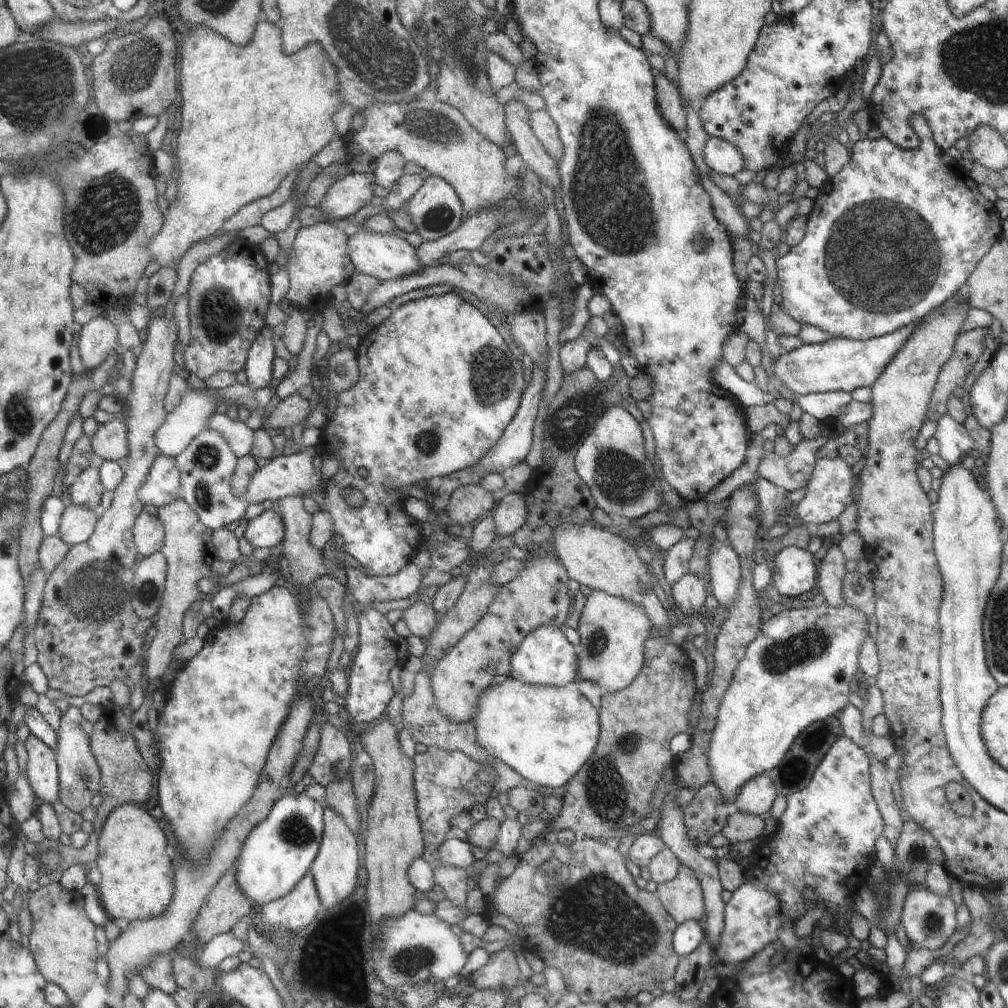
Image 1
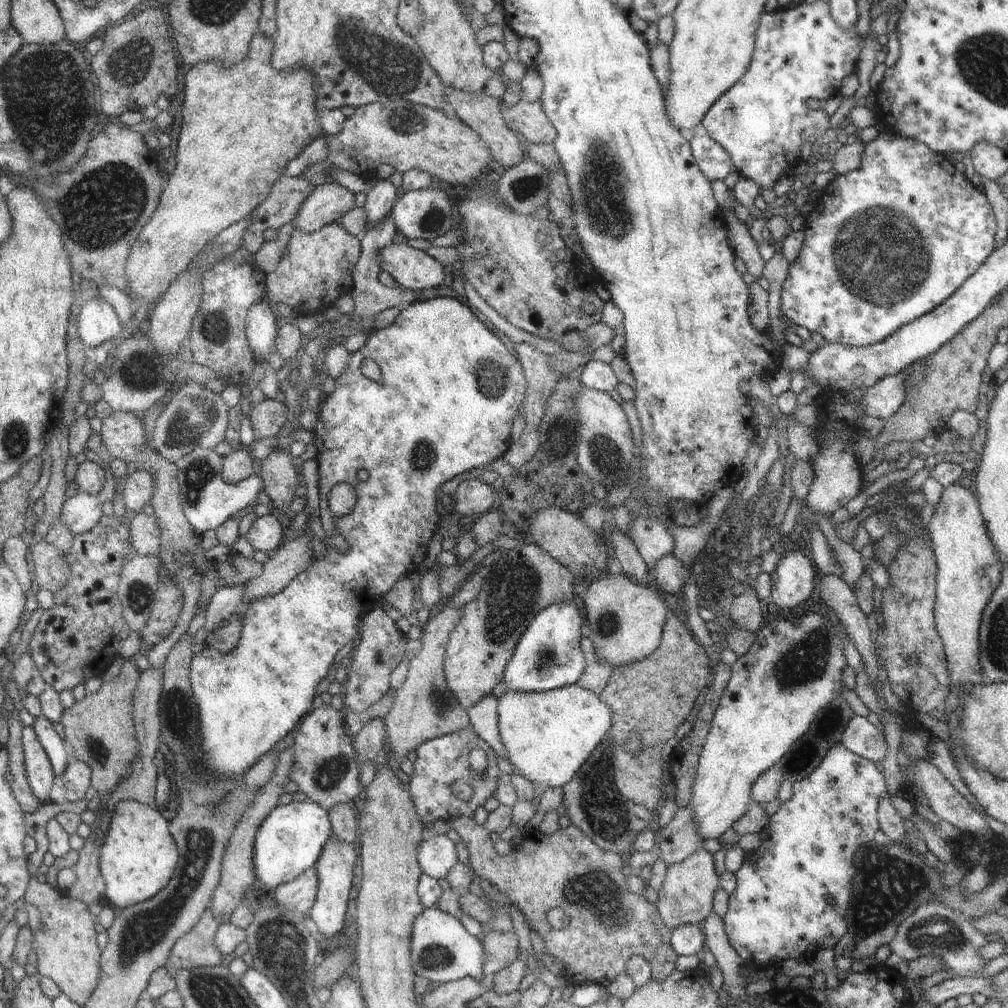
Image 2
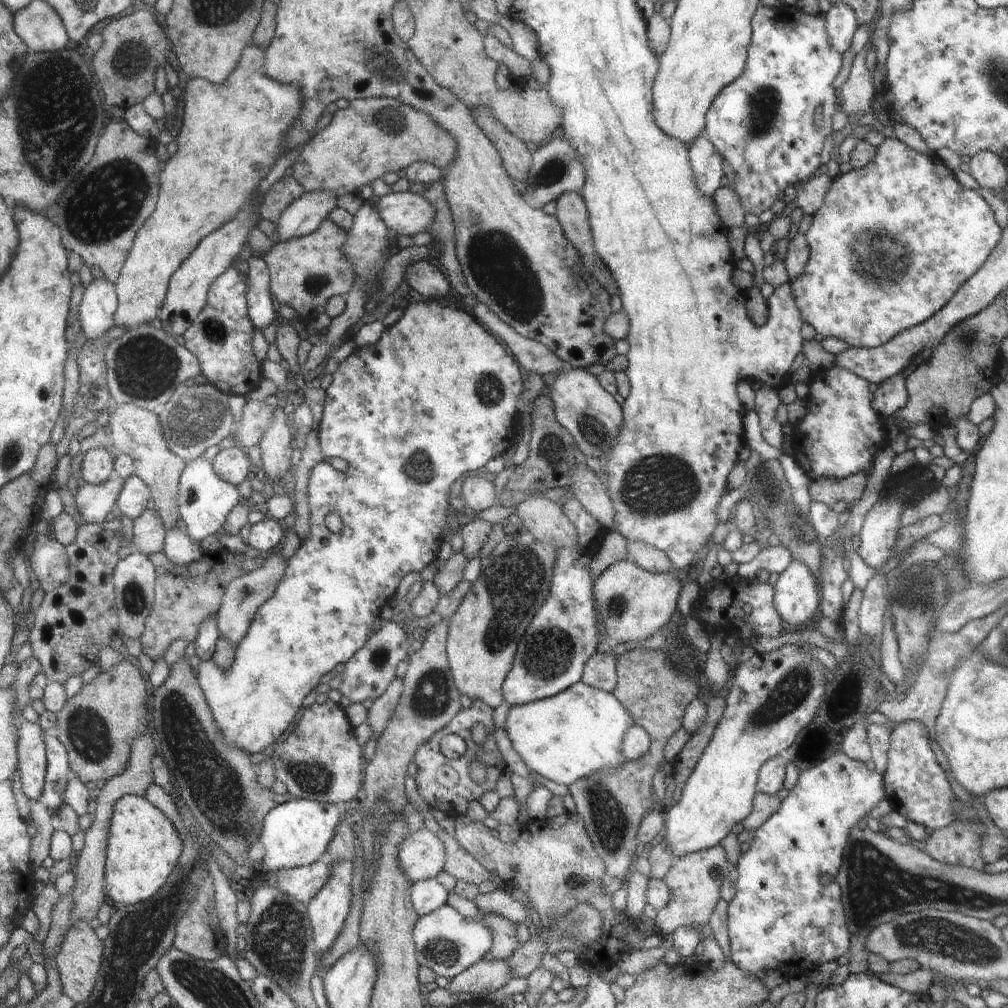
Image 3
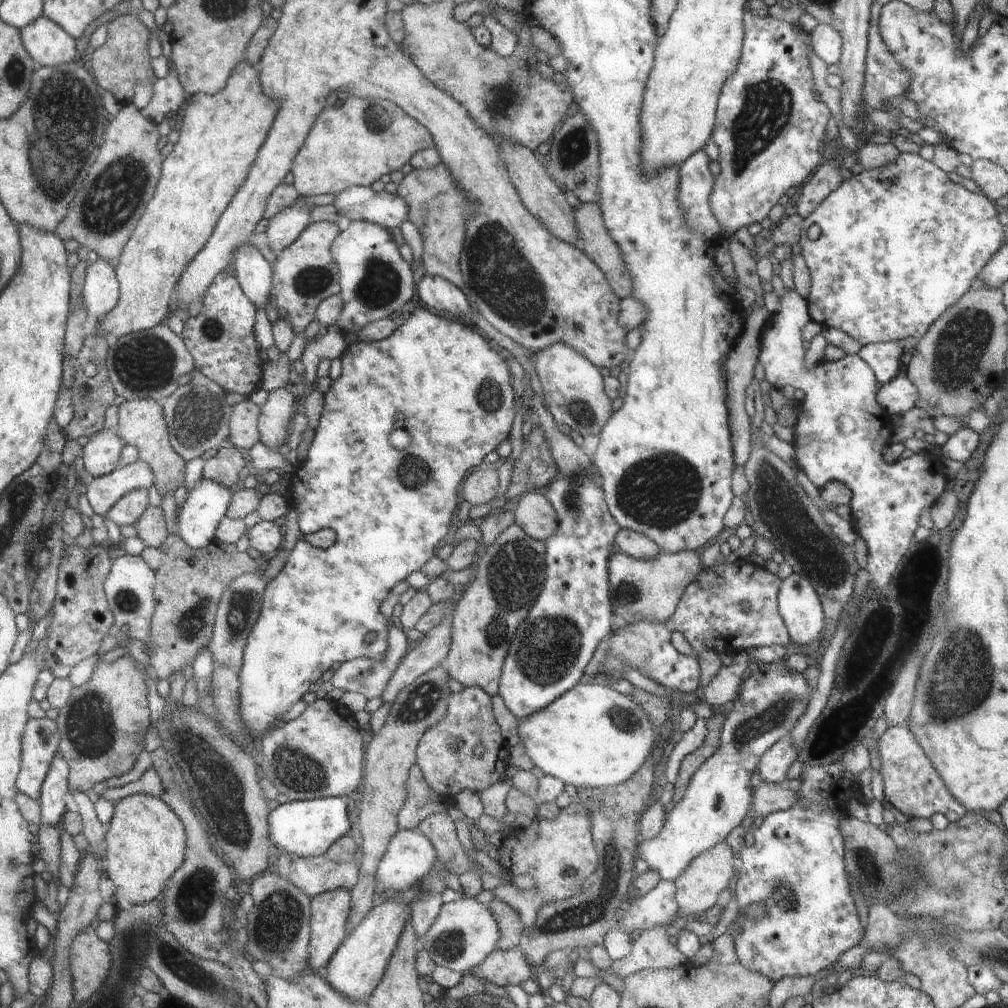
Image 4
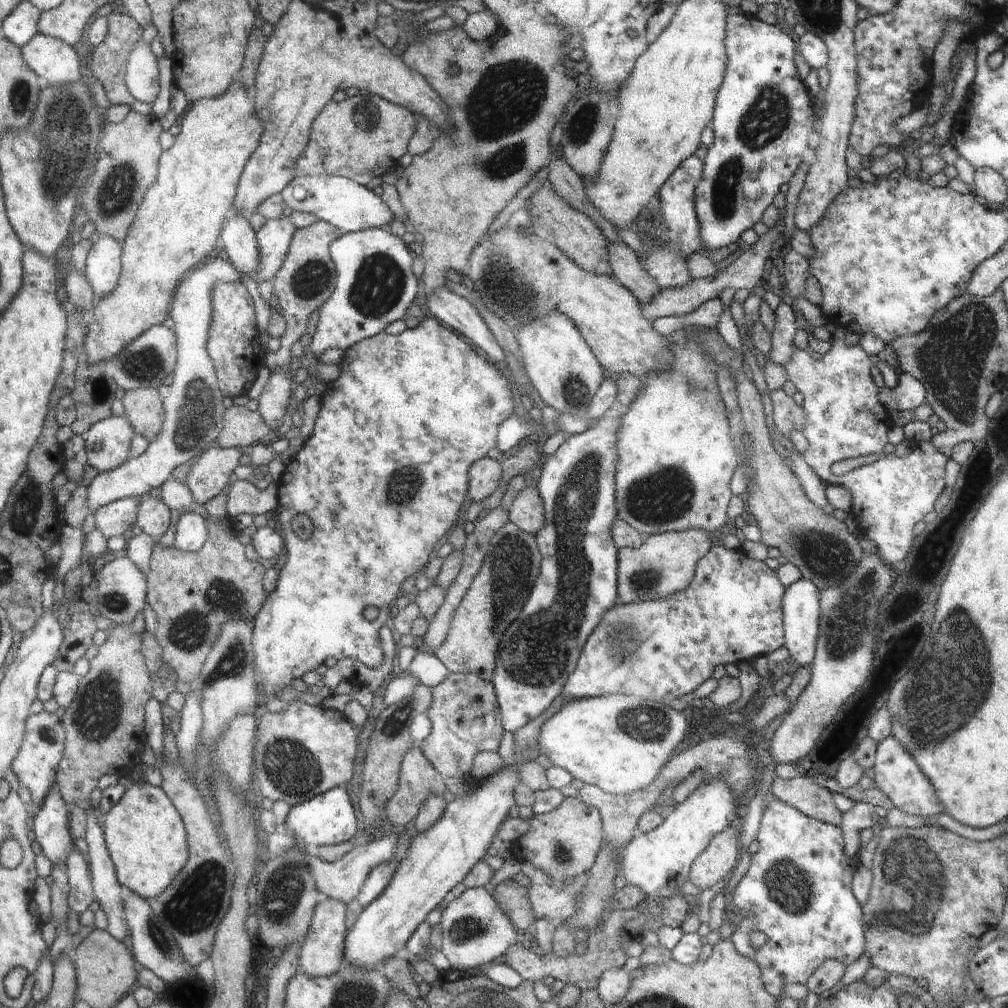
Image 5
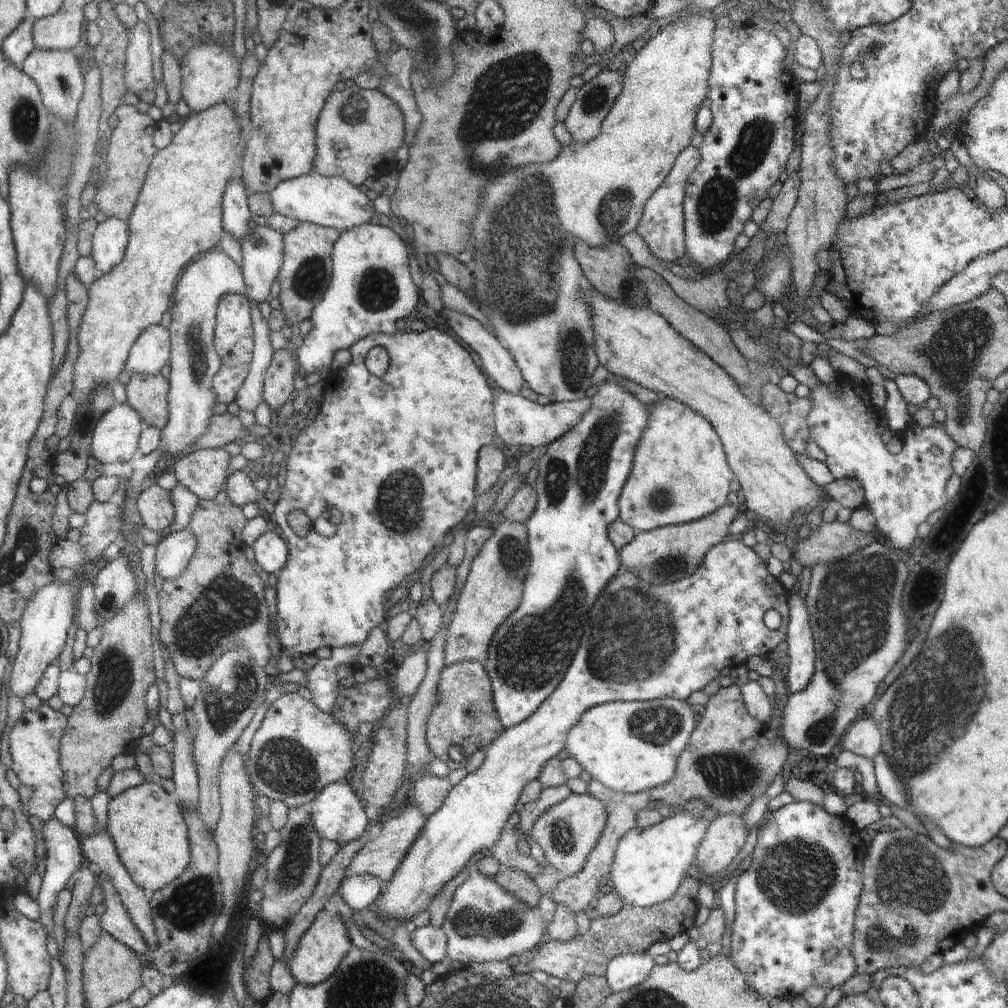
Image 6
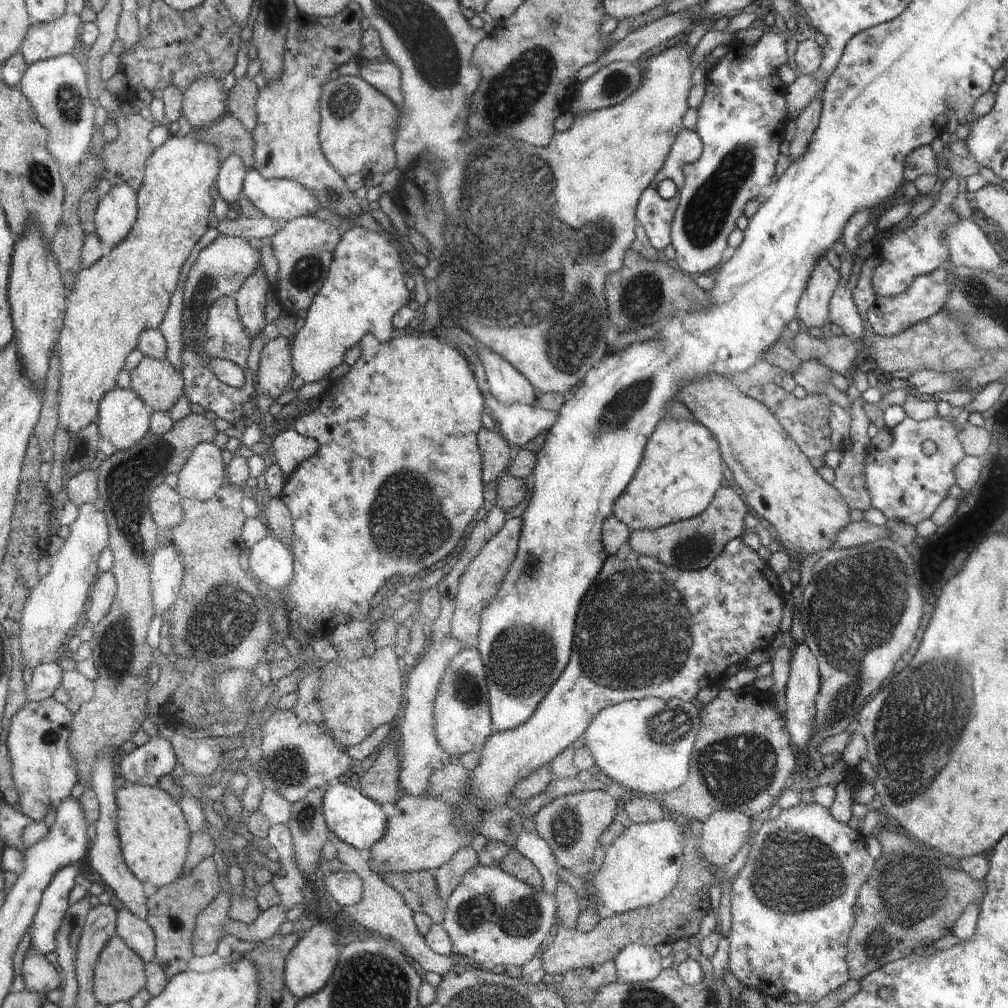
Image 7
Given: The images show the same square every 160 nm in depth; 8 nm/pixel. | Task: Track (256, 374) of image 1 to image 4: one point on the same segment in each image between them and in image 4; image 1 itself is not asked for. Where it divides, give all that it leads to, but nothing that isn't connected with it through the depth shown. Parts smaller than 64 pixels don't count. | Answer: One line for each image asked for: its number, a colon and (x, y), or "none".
2: (261, 331)
3: (259, 302)
4: (251, 268)

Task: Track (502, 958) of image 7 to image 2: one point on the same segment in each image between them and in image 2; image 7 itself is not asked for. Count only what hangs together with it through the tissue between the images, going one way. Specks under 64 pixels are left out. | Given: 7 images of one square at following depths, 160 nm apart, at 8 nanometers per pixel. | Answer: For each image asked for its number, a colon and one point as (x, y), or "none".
2: (441, 950)
3: (448, 944)
4: (464, 934)
5: (475, 930)
6: (485, 923)

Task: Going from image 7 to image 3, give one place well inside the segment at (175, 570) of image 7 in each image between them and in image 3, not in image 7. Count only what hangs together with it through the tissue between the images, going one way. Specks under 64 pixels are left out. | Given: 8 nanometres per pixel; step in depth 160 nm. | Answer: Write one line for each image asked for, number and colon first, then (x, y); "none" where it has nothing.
3: (205, 500)
4: (206, 504)
5: (192, 532)
6: (175, 551)

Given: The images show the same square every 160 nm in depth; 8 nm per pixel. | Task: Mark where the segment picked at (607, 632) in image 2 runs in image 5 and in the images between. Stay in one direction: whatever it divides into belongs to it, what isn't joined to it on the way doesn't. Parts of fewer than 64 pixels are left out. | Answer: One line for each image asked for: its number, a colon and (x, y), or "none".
3: (634, 602)
4: (649, 590)
5: (665, 564)

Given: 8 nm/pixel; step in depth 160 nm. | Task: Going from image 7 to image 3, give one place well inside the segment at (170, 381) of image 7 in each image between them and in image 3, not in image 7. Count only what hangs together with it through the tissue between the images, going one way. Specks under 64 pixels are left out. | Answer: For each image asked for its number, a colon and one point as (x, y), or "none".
3: (136, 431)
4: (141, 423)
5: (144, 410)
6: (148, 394)

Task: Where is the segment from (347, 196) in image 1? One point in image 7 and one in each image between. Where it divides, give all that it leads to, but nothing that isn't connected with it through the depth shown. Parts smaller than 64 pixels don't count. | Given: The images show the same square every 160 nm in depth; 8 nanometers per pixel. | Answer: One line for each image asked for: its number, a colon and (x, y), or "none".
2: (329, 202)
3: (305, 215)
4: (284, 228)
5: (274, 238)
6: (263, 247)
7: (251, 299)

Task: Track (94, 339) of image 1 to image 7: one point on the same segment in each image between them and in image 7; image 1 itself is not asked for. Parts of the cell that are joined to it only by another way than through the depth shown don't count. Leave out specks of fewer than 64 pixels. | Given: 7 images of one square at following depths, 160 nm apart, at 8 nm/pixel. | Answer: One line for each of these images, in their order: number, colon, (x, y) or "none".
2: (99, 322)
3: (99, 308)
4: (102, 294)
5: (105, 264)
6: (112, 237)
7: (119, 211)

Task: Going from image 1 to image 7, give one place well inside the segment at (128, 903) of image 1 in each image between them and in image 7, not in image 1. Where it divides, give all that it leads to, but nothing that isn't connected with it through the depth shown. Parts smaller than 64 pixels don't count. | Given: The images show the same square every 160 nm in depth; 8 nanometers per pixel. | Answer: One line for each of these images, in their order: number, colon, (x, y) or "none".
2: (139, 857)
3: (144, 847)
4: (145, 845)
5: (147, 838)
6: (149, 828)
7: (154, 835)

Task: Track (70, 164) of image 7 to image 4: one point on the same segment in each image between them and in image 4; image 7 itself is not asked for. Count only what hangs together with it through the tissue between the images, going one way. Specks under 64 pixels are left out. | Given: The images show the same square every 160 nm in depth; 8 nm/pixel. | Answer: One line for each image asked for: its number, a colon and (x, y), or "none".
4: (47, 41)
5: (56, 60)
6: (59, 73)

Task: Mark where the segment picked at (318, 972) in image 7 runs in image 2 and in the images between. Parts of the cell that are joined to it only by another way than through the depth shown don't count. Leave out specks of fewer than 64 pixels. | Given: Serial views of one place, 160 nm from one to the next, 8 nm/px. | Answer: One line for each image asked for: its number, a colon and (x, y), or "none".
2: (335, 868)
3: (327, 912)
4: (329, 911)
5: (321, 952)
6: (321, 949)

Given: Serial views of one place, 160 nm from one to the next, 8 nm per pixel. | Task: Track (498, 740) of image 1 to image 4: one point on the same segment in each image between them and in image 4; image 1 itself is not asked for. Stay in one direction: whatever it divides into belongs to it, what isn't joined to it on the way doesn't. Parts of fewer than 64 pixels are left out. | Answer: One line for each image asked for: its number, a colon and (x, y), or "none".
2: (548, 735)
3: (572, 735)
4: (592, 736)

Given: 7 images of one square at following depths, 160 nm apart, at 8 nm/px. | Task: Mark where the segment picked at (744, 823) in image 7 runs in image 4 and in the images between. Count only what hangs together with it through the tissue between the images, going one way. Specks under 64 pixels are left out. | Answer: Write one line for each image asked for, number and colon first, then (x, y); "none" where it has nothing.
4: (698, 889)
5: (720, 857)
6: (725, 836)

